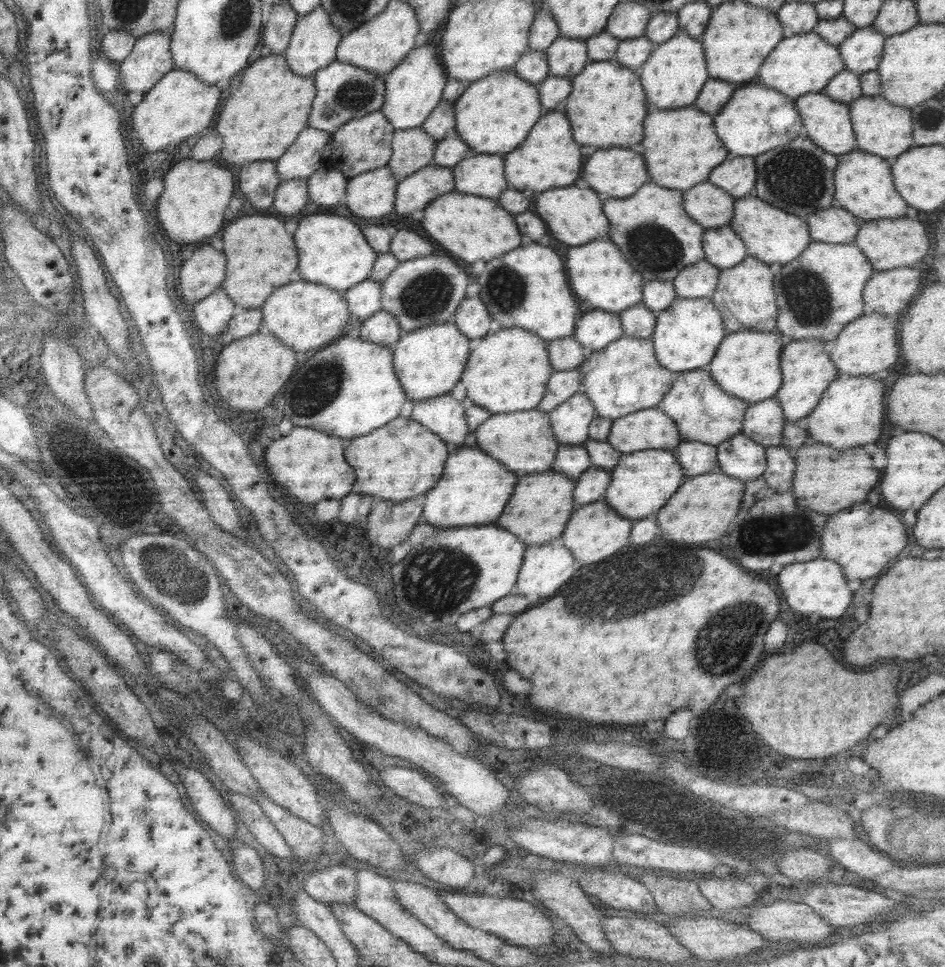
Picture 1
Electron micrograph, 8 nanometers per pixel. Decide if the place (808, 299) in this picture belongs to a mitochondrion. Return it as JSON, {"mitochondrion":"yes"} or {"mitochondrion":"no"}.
{"mitochondrion":"yes"}

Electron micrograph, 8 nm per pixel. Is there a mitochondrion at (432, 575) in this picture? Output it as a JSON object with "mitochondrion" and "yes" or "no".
{"mitochondrion":"yes"}

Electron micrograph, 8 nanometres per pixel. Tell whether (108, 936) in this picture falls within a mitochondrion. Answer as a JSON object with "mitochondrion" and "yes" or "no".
{"mitochondrion":"no"}

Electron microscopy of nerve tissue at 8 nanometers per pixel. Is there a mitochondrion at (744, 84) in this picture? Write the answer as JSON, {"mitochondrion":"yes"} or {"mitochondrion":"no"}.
{"mitochondrion":"no"}

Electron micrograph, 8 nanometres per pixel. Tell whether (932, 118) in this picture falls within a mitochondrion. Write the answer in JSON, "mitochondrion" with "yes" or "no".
{"mitochondrion":"yes"}

